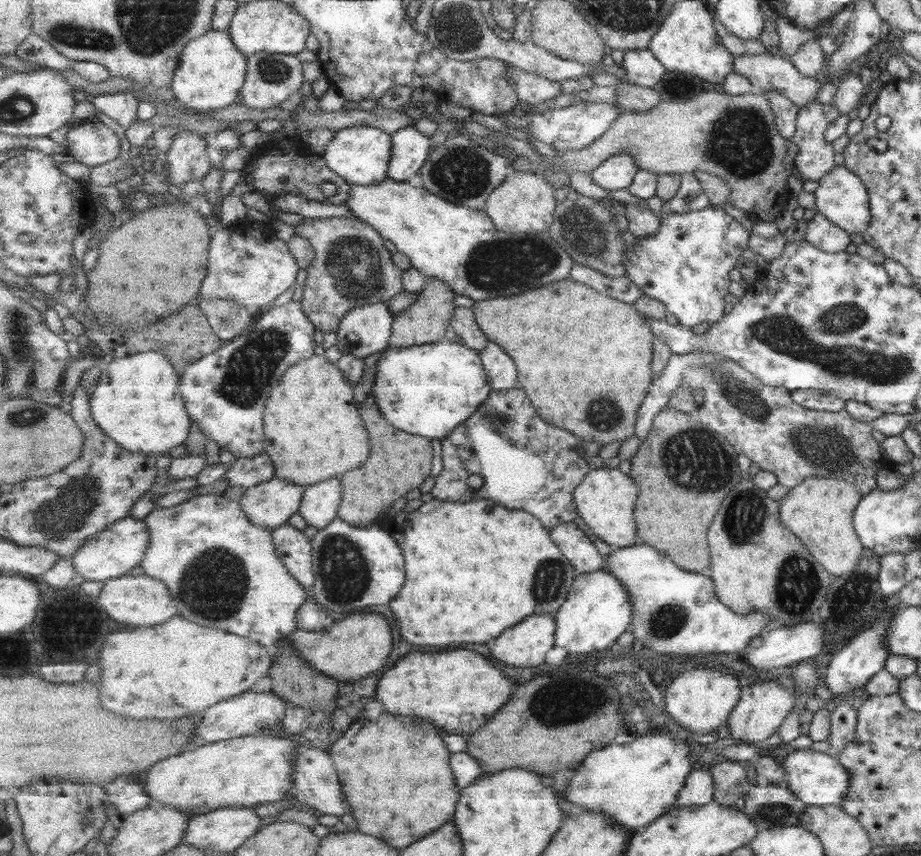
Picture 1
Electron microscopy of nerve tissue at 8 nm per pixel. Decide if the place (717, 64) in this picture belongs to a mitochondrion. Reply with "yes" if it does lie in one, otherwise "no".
no

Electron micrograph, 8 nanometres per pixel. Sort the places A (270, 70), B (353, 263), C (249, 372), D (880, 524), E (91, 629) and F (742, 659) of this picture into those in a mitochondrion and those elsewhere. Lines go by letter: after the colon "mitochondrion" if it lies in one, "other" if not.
A: mitochondrion
B: mitochondrion
C: mitochondrion
D: other
E: other
F: other

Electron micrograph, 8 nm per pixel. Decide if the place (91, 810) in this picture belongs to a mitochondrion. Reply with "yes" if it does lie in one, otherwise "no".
yes

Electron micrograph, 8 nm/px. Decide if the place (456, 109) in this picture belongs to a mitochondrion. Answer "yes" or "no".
no

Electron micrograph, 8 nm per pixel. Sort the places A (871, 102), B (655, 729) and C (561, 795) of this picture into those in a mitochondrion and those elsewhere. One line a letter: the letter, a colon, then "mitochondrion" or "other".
A: other
B: other
C: other

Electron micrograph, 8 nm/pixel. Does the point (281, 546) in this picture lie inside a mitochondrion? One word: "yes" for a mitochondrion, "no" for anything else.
no

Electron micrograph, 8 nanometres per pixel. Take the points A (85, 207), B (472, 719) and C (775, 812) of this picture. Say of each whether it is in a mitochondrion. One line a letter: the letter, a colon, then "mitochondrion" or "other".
A: other
B: other
C: mitochondrion

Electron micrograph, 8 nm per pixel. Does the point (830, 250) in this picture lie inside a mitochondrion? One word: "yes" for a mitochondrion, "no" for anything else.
no

